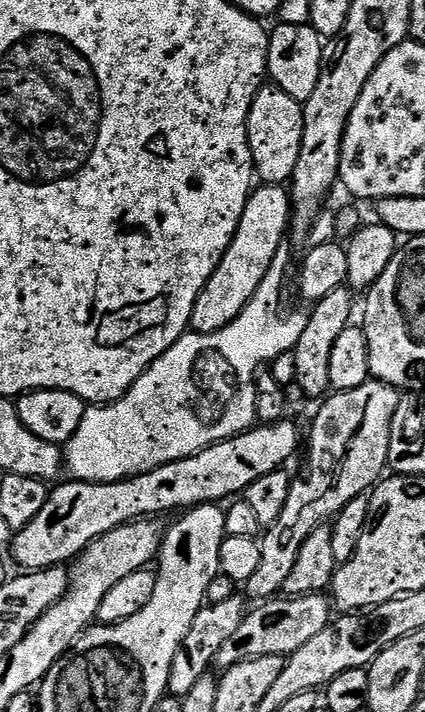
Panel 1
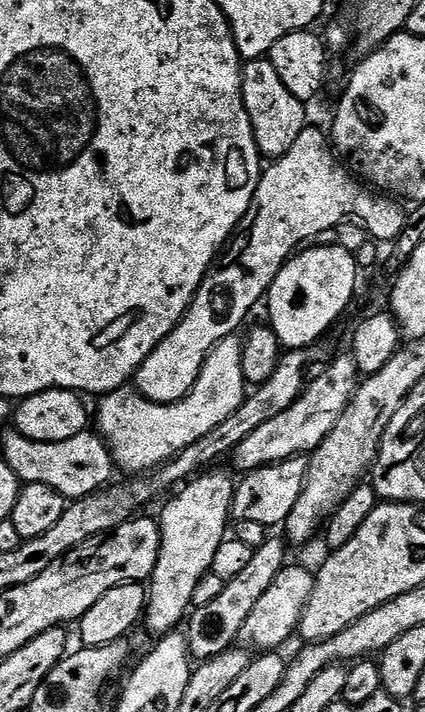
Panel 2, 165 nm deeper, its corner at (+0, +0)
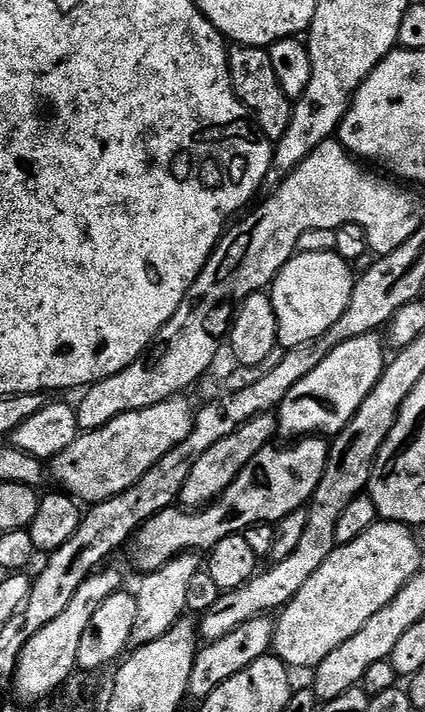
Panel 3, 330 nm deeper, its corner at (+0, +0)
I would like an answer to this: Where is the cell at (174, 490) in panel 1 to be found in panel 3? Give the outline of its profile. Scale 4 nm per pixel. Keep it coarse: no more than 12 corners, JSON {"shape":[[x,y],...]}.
{"shape":[[376,332],[330,350],[278,409],[282,437],[334,438],[382,378]]}

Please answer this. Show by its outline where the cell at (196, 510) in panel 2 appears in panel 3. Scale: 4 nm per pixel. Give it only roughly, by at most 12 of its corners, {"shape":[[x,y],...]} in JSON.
{"shape":[[271,412],[255,416],[210,446],[179,503],[199,510],[278,432]]}

